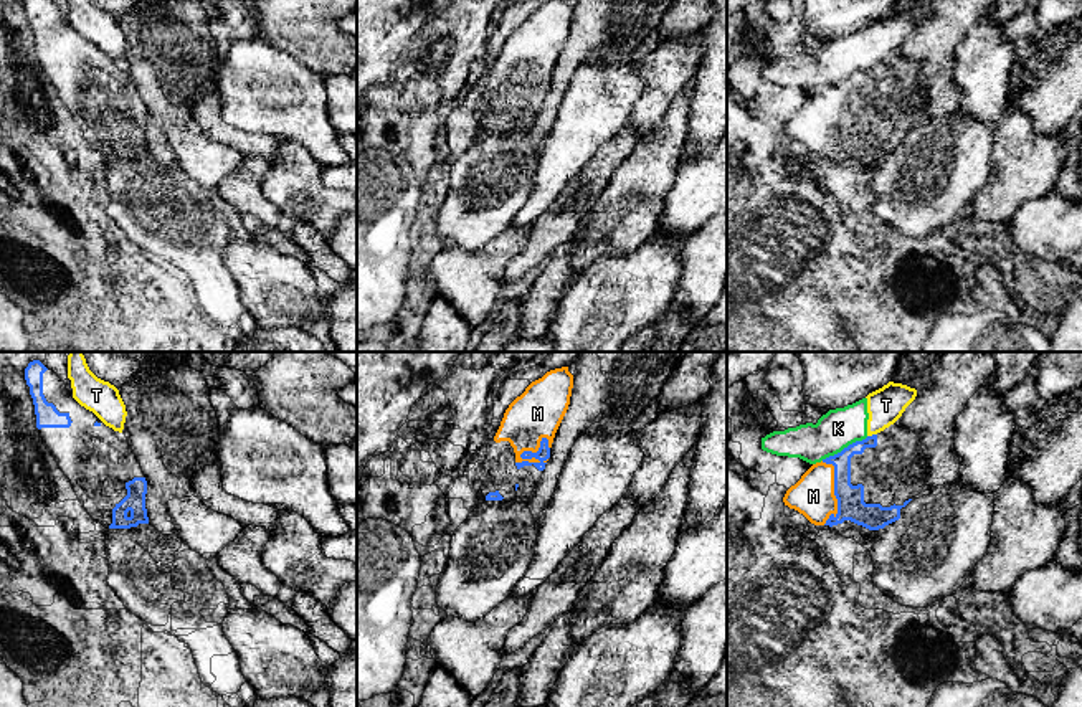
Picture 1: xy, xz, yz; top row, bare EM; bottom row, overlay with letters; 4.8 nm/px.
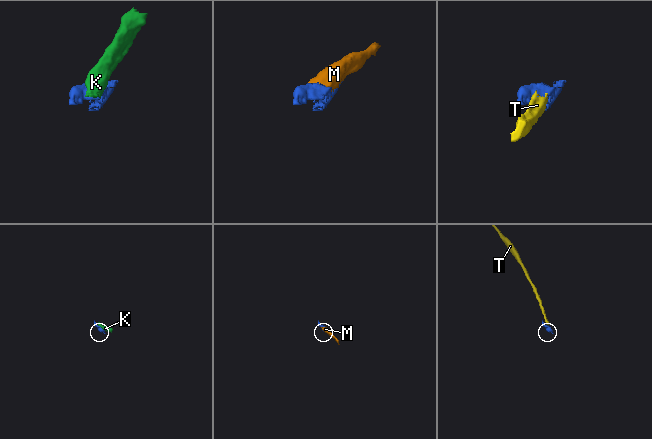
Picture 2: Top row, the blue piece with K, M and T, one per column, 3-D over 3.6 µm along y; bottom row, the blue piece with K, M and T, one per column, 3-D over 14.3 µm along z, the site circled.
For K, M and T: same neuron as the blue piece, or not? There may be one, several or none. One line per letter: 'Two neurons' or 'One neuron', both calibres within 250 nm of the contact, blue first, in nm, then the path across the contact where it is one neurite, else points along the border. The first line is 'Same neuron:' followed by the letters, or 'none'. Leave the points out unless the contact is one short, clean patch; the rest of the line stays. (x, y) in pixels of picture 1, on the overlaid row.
Same neuron: M
K: Two neurons. Thickness 130 nm (blue) against 190 nm. Boundary: yz (868, 436), (821, 460)
M: One neuron. Thickness 70 nm (blue) against 240 nm
T: Two neurons. Thickness 90 nm (blue) against 180 nm. Boundary: yz (876, 433), (868, 436)

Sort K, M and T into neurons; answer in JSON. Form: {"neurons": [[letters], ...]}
{"neurons": [["K", "T"], ["M"]]}

